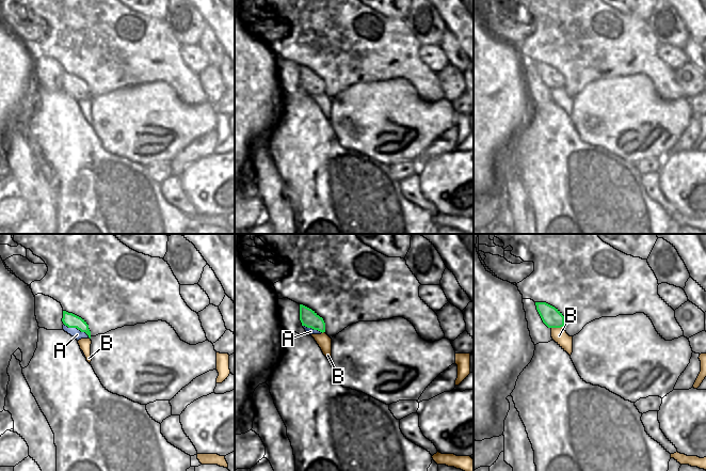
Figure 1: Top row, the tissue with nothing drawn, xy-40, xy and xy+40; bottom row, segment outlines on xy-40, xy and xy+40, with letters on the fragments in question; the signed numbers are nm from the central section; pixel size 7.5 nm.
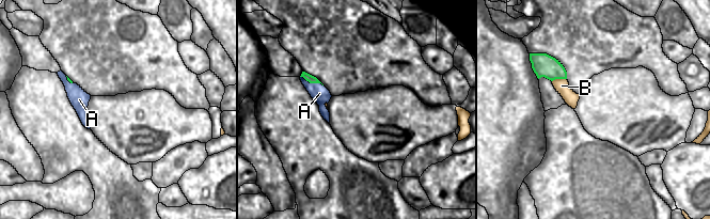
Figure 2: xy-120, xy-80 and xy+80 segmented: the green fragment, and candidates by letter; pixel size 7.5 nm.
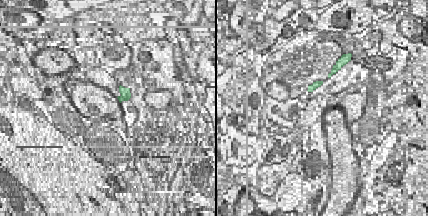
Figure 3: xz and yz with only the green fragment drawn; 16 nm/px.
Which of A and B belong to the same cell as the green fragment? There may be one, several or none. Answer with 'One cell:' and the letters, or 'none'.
One cell: none

